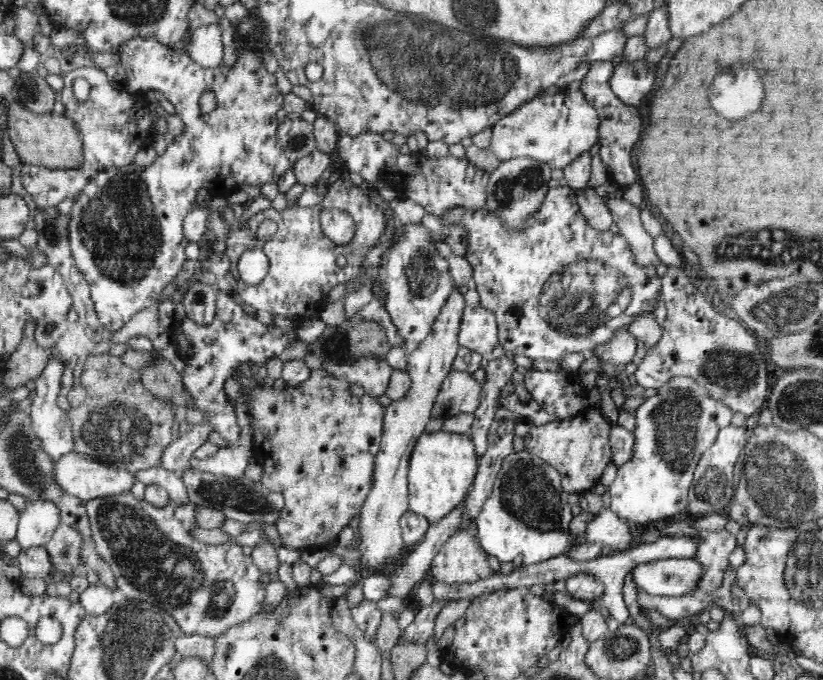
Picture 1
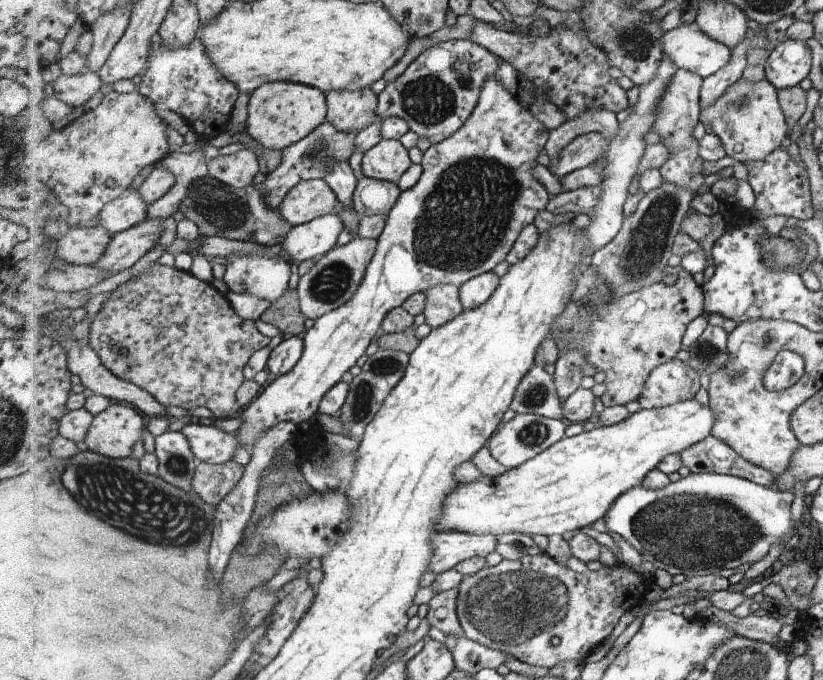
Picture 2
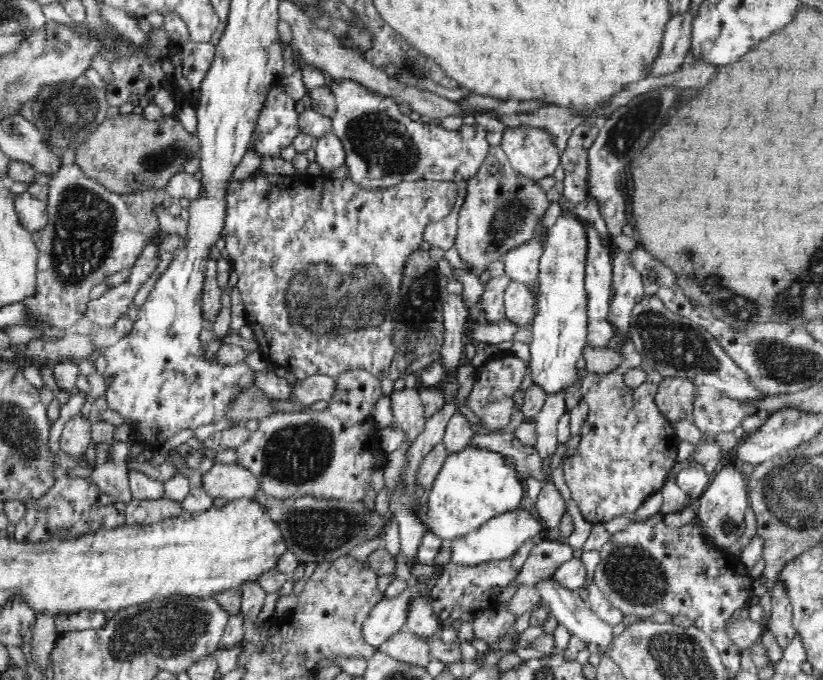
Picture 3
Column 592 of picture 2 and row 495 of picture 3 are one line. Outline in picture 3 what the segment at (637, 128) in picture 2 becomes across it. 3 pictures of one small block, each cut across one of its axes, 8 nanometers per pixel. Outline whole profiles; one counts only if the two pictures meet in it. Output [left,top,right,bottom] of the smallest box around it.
[201,462,261,501]

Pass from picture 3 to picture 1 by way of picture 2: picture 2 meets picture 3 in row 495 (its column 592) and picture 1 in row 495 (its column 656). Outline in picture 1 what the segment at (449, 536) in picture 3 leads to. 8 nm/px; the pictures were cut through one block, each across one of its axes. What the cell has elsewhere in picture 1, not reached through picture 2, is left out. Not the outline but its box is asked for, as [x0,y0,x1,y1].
[408,430,480,524]

